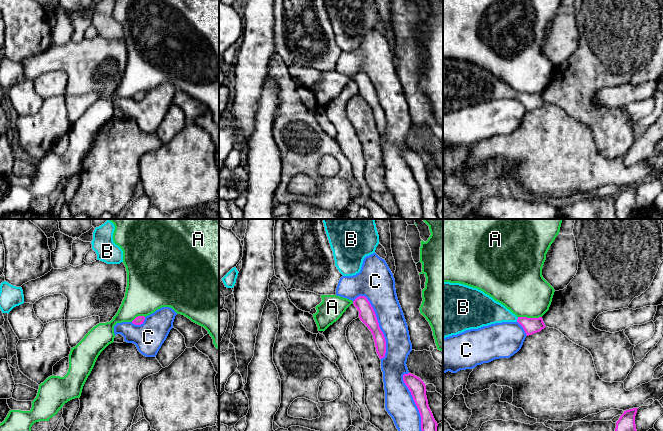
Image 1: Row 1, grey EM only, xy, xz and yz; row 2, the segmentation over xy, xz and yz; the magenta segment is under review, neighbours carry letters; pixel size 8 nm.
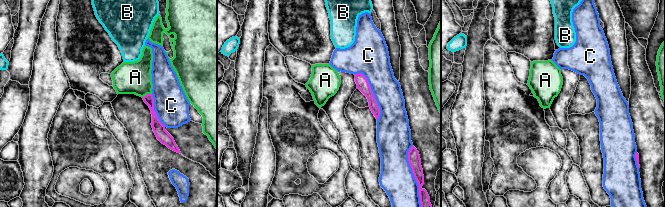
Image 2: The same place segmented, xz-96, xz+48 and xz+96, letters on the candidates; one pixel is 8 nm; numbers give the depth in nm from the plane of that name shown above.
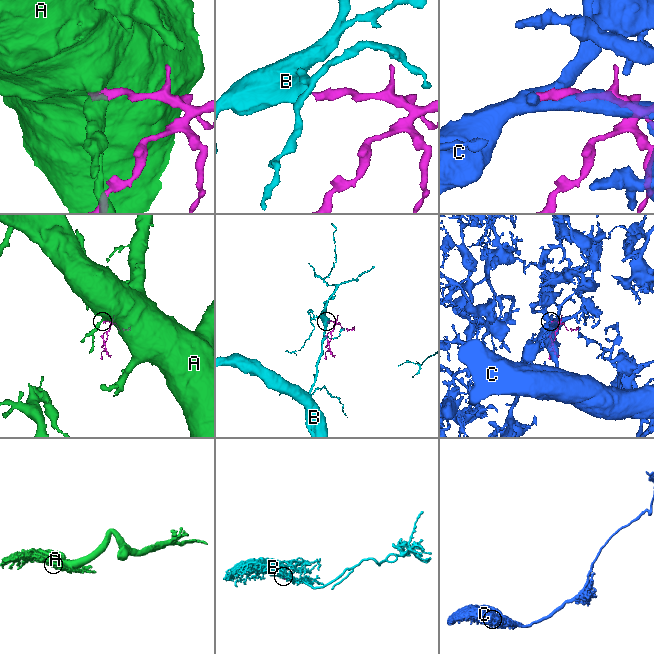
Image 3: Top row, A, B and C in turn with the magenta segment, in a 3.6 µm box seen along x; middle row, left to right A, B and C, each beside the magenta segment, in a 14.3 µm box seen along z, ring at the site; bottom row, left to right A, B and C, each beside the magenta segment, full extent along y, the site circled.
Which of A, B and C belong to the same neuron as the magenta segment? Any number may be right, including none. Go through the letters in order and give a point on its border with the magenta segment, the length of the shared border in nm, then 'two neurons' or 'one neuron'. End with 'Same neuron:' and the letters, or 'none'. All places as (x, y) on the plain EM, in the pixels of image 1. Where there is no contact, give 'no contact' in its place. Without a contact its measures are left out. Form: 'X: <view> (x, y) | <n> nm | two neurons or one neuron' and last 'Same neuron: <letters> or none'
A: yz (530, 94) | 190 nm | two neurons
B: yz (517, 95) | 40 nm | one neuron
C: xz (378, 101) | 550 nm | two neurons
Same neuron: B

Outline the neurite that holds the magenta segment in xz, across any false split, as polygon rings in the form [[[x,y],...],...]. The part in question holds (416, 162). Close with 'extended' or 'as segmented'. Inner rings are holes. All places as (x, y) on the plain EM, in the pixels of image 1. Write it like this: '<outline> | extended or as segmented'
[[[411,149],[404,150],[403,157],[411,168],[413,176],[421,192],[421,206],[423,208],[422,219],[438,219],[438,200],[435,197],[428,181],[425,159],[419,153]]] | as segmented

